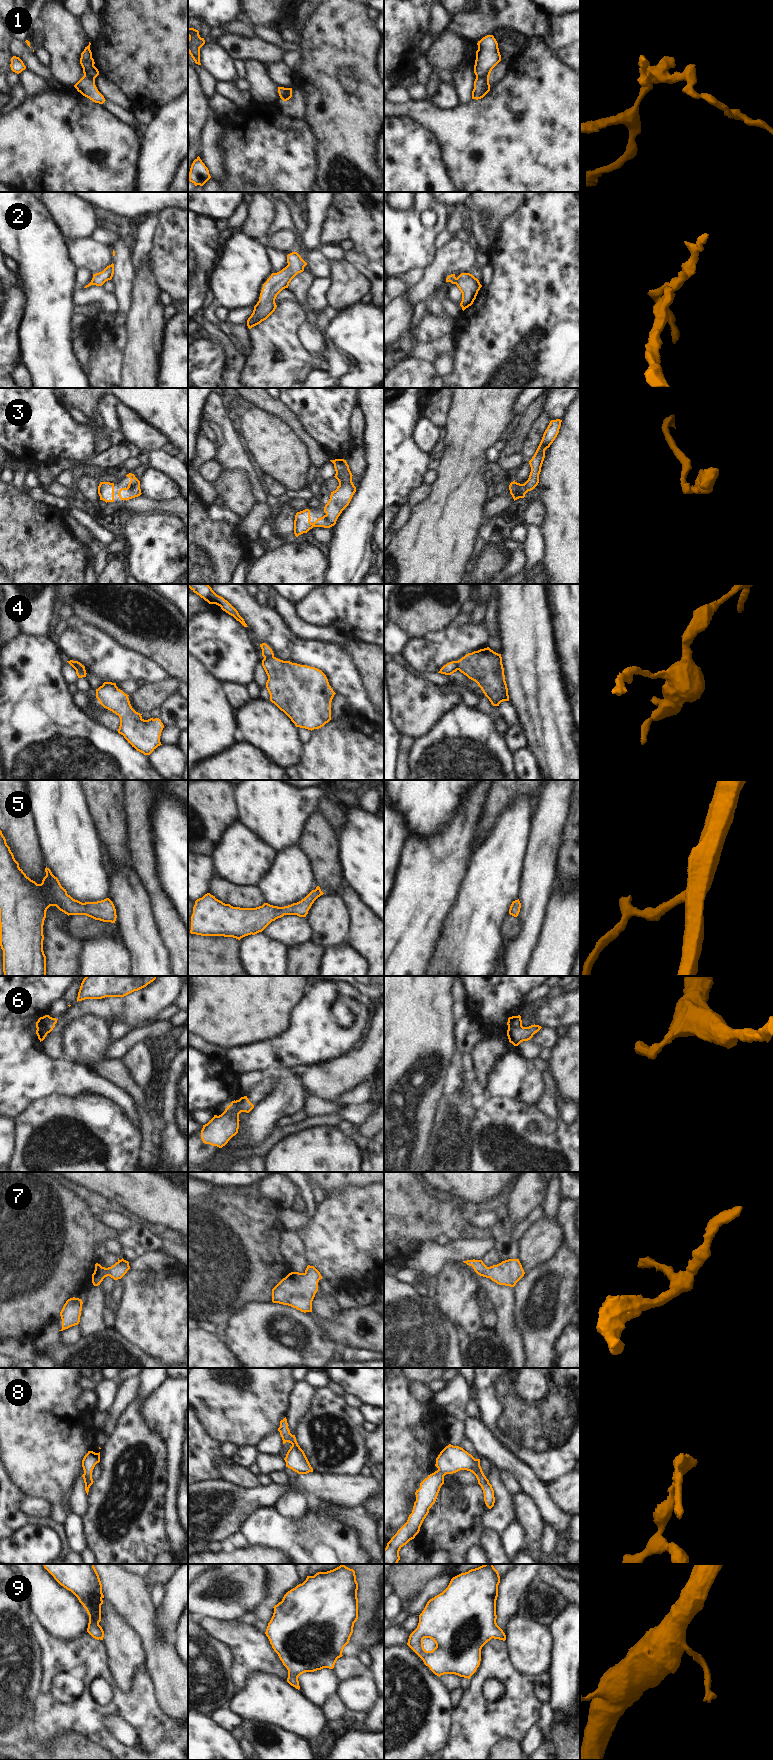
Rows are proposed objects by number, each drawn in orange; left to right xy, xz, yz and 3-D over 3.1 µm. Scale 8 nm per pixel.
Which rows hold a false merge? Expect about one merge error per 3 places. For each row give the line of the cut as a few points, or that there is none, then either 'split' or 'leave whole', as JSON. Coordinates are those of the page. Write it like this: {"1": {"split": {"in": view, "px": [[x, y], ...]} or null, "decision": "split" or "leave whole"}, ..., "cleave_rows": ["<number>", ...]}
{"1": {"split": {"in": "yz", "px": [[476, 76], [488, 78]]}, "decision": "split"}, "2": {"split": null, "decision": "leave whole"}, "3": {"split": null, "decision": "leave whole"}, "4": {"split": {"in": "xy", "px": [[75, 668], [82, 668], [84, 670]]}, "decision": "split"}, "5": {"split": null, "decision": "leave whole"}, "6": {"split": {"in": "xz", "px": [[231, 1103], [234, 1104], [236, 1102], [237, 1109], [240, 1112]]}, "decision": "split"}, "7": {"split": null, "decision": "leave whole"}, "8": {"split": null, "decision": "leave whole"}, "9": {"split": null, "decision": "leave whole"}, "cleave_rows": ["1", "4", "6"]}

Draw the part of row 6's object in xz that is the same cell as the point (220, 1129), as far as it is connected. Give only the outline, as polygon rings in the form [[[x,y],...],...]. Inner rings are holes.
[[[238,1100],[234,1105],[227,1106],[225,1111],[214,1117],[201,1130],[203,1143],[222,1148],[228,1141],[238,1133],[239,1114]]]

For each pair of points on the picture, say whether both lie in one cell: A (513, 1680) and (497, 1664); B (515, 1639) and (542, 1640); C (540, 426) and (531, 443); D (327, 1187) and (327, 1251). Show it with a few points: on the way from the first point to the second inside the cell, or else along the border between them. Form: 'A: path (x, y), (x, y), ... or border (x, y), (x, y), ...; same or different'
A: path (510, 1676), (501, 1668); same
B: path (522, 1639), (535, 1640); same
C: path (537, 430), (533, 439); same
D: border (349, 1184), (326, 1194); different

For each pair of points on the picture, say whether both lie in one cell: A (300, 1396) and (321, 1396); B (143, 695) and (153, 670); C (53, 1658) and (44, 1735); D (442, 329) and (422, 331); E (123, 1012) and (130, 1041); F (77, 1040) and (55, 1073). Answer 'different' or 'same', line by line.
A: different
B: different
C: same
D: same
E: different
F: different

